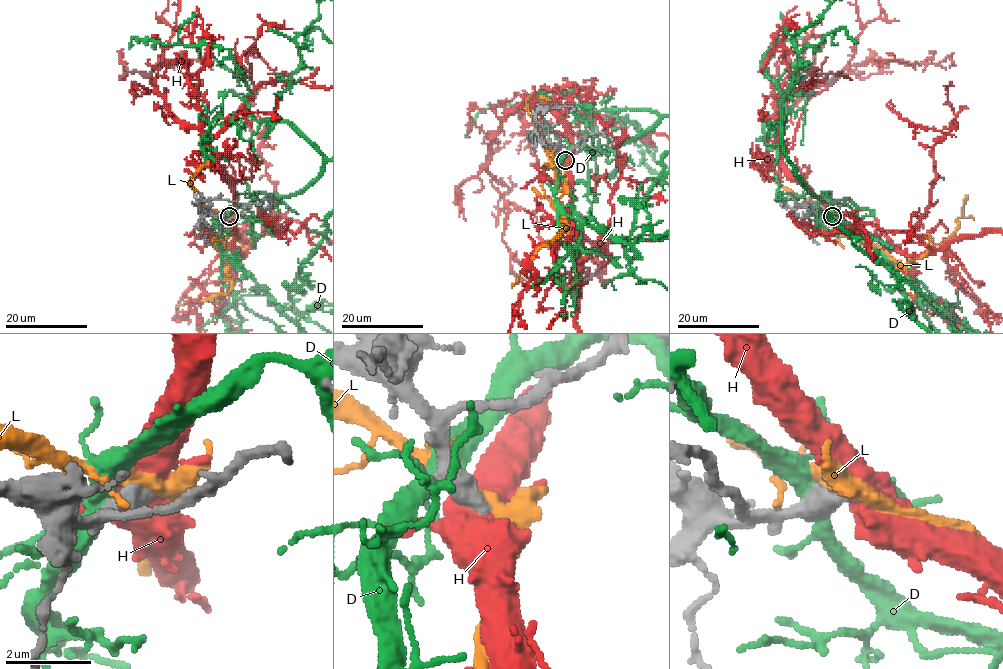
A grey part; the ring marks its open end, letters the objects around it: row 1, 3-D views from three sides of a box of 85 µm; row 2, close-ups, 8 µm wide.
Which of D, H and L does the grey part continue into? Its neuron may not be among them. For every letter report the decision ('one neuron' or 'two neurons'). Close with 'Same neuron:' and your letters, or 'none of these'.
D: two neurons
H: one neuron
L: two neurons
Same neuron: H

